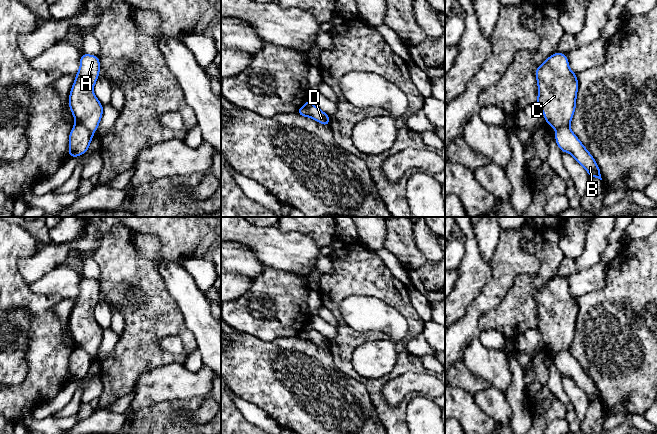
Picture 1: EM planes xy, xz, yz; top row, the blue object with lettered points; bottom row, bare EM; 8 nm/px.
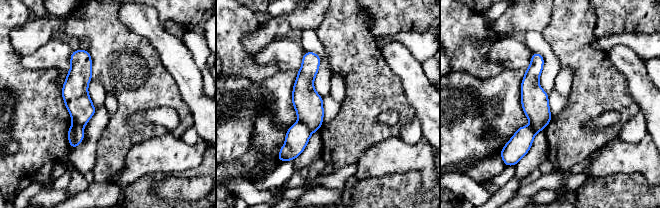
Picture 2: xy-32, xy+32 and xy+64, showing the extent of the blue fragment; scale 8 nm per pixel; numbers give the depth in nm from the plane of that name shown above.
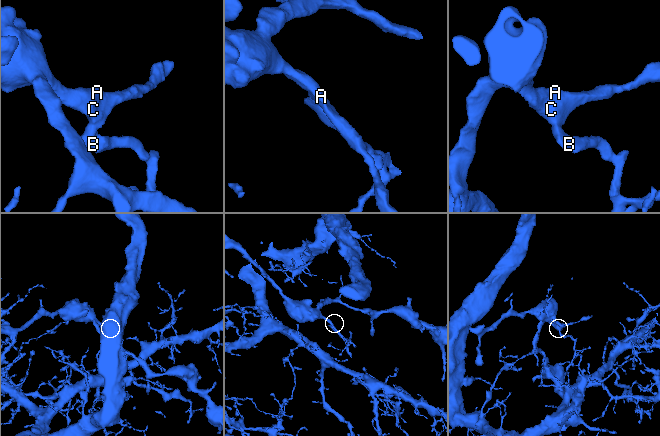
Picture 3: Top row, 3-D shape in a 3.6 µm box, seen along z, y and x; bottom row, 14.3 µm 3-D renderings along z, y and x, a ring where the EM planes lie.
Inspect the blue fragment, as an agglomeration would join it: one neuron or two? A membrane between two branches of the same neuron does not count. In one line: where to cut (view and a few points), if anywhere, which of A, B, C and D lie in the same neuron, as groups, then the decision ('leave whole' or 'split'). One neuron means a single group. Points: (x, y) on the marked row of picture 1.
xy (76, 122), (83, 125), (92, 134) | A C D / B | split

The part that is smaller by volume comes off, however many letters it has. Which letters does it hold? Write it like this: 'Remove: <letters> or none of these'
Remove: B

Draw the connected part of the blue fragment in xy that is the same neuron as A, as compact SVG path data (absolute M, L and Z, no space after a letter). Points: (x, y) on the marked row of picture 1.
M83 53L80 69L69 95L69 107L75 122L83 125L92 134L102 119L103 106L93 92L99 77L100 60L96 55Z

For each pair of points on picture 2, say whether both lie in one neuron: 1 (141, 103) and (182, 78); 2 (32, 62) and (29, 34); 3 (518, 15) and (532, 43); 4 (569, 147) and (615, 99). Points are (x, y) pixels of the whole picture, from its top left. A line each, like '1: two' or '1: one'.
1: two
2: two
3: two
4: one

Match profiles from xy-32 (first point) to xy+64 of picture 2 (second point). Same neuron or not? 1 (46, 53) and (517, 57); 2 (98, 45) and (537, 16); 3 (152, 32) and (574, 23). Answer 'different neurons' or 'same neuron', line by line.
1: same neuron
2: different neurons
3: different neurons

